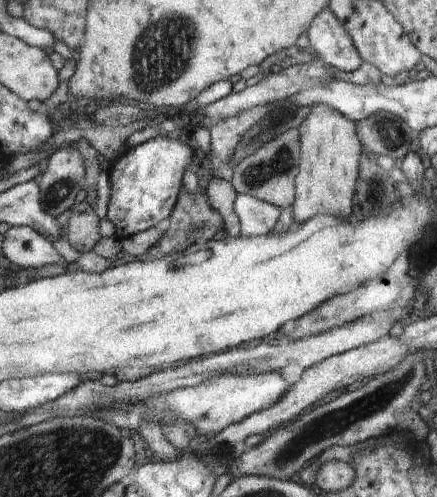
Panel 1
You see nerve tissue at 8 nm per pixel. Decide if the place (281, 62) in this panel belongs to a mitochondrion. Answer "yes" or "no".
no

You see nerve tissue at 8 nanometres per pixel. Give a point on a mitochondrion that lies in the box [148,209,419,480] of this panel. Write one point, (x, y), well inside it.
(219, 454)

